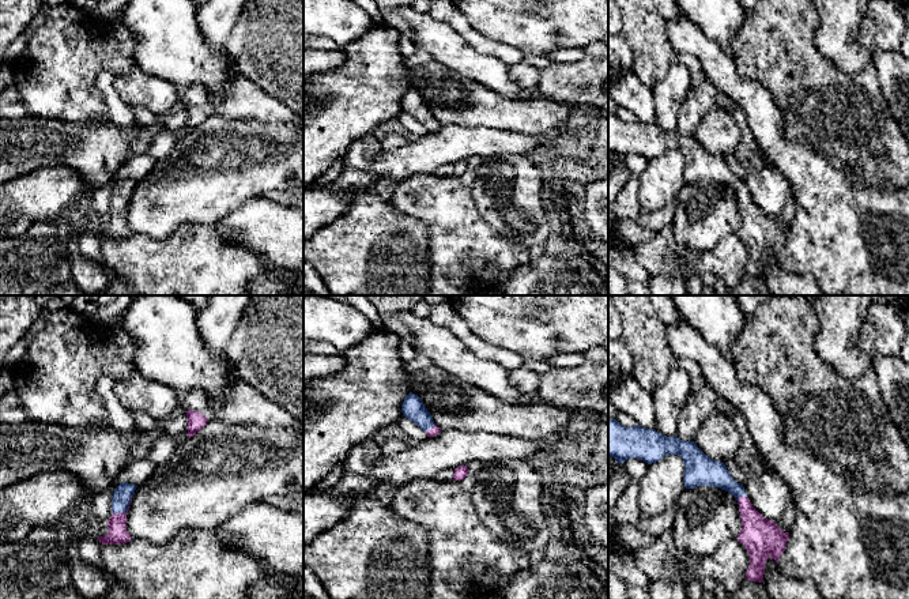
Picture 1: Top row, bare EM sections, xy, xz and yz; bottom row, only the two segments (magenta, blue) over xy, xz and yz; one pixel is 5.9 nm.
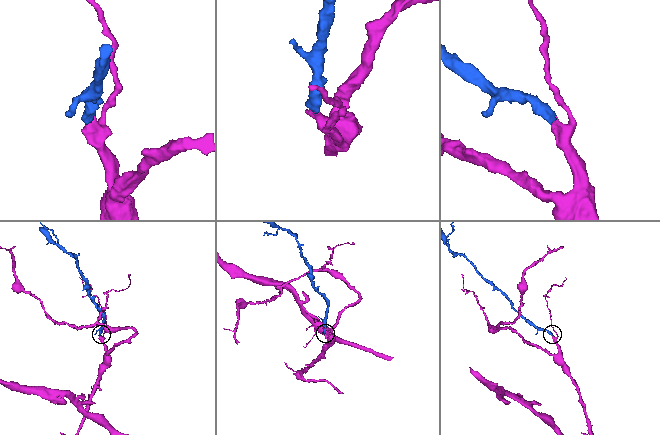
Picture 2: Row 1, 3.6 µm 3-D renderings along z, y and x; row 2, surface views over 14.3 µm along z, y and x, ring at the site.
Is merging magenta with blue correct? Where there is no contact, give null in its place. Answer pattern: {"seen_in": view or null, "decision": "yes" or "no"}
{"seen_in": "xy", "decision": "yes"}

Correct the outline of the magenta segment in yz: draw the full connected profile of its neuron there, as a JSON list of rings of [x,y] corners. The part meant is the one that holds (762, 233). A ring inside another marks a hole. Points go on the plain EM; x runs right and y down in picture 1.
[[[608,114],[608,151],[618,158],[640,154],[652,159],[667,150],[679,150],[683,154],[686,184],[720,182],[736,193],[742,215],[742,225],[736,234],[750,250],[746,274],[763,278],[767,253],[772,252],[778,259],[789,227],[784,227],[773,215],[765,214],[753,201],[743,180],[731,172],[725,159],[708,152],[694,136],[683,136],[676,131],[667,132],[655,124],[649,125],[638,120],[626,123],[616,114]]]

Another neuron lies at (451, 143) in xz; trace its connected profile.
[[[442,125],[400,148],[382,150],[367,172],[399,184],[415,174],[433,174],[440,166],[474,157],[486,159],[506,152],[527,155],[542,143],[543,139],[532,135],[495,128]]]

